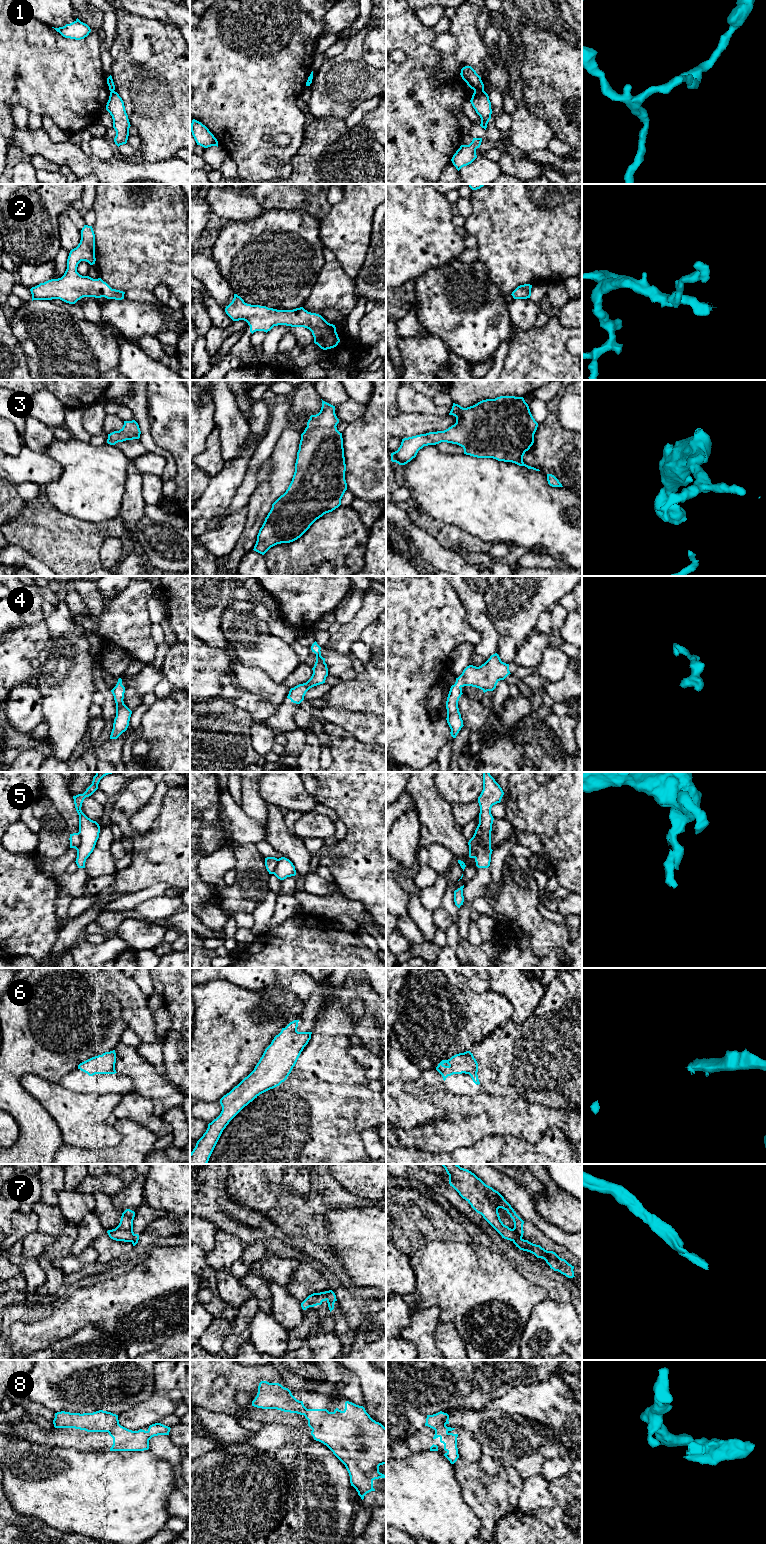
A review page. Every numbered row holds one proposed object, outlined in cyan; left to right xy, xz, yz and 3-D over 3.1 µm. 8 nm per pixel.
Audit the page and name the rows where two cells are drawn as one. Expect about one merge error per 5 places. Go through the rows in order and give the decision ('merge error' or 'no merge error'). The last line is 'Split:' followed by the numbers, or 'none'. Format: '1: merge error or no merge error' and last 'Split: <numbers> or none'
1: merge error
2: no merge error
3: no merge error
4: no merge error
5: merge error
6: no merge error
7: merge error
8: merge error
Split: 1, 5, 7, 8

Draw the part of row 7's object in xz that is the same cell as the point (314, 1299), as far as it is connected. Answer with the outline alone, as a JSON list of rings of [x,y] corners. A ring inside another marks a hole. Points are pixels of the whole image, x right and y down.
[[[328,1291],[313,1293],[309,1295],[302,1303],[301,1307],[303,1310],[306,1310],[309,1307],[314,1307],[317,1305],[321,1305],[323,1301],[327,1300]]]

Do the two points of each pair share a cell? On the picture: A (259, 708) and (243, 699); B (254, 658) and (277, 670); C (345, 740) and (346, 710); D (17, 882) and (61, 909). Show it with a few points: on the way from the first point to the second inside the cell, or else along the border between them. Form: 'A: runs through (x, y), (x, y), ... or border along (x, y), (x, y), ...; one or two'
A: runs through (255, 704), (247, 701); one
B: runs through (260, 658), (265, 658), (271, 664); one
C: border along (327, 721), (341, 727), (365, 744); two
D: border along (60, 890), (55, 903), (55, 913), (61, 927); two

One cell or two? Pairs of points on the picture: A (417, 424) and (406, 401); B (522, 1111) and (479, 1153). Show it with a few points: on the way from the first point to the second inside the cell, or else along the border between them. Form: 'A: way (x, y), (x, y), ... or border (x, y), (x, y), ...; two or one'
A: border (399, 411), (436, 414); two
B: border (521, 1138), (484, 1135), (476, 1142); two

